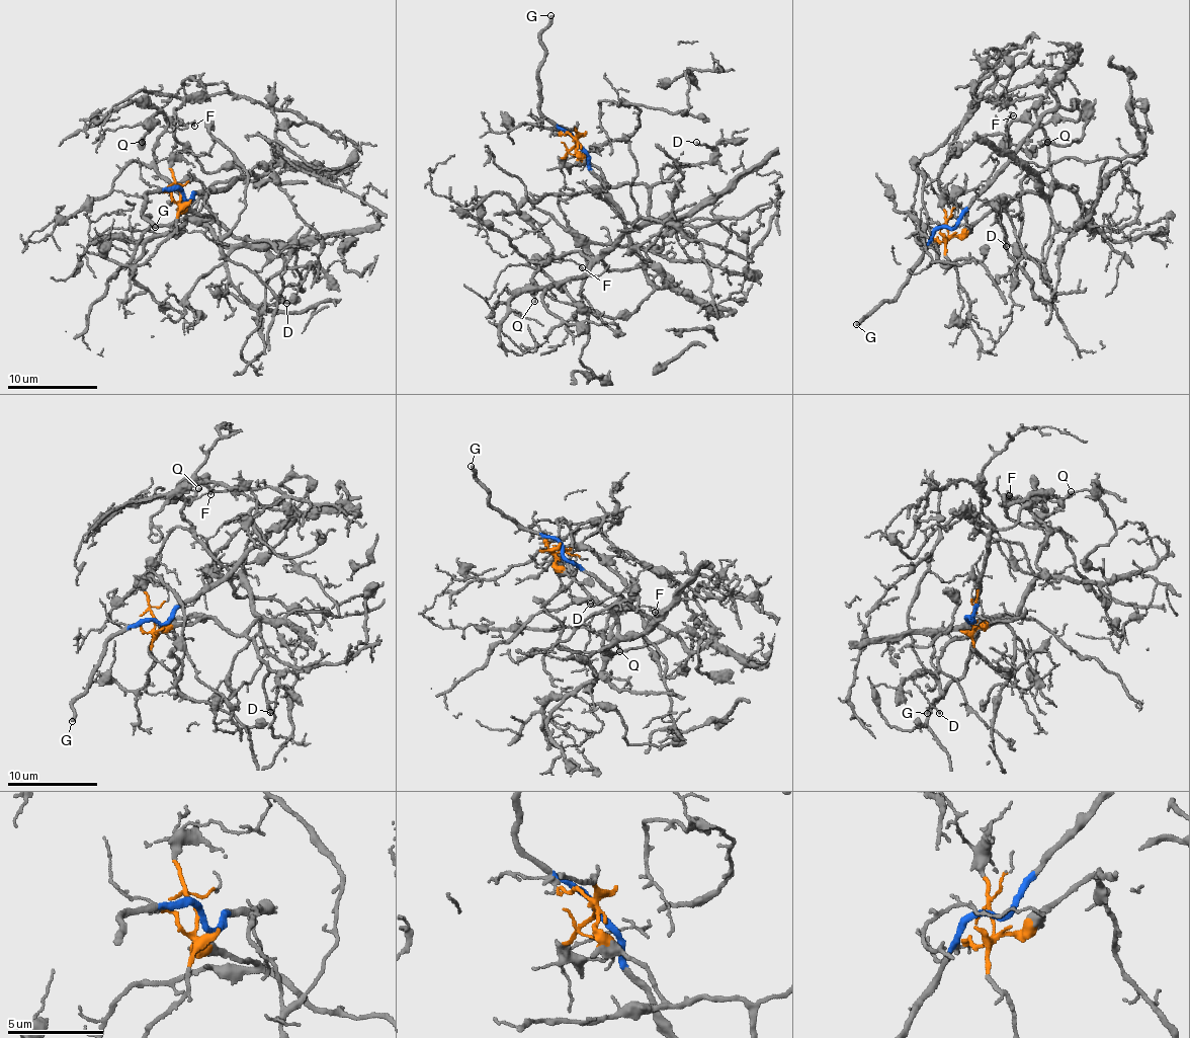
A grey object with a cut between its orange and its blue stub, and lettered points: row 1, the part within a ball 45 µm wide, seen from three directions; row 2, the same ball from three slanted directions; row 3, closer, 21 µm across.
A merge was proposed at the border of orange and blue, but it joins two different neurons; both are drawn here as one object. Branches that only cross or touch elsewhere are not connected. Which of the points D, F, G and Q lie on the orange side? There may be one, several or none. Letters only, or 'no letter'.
D, F

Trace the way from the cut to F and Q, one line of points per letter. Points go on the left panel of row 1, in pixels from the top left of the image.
F: (181, 193), (180, 210), (245, 238), (220, 241), (188, 216), (157, 170), (161, 137), (194, 127)
Q: (181, 193), (189, 198), (252, 173), (257, 180), (244, 180), (235, 167), (205, 171), (163, 113), (141, 142)

